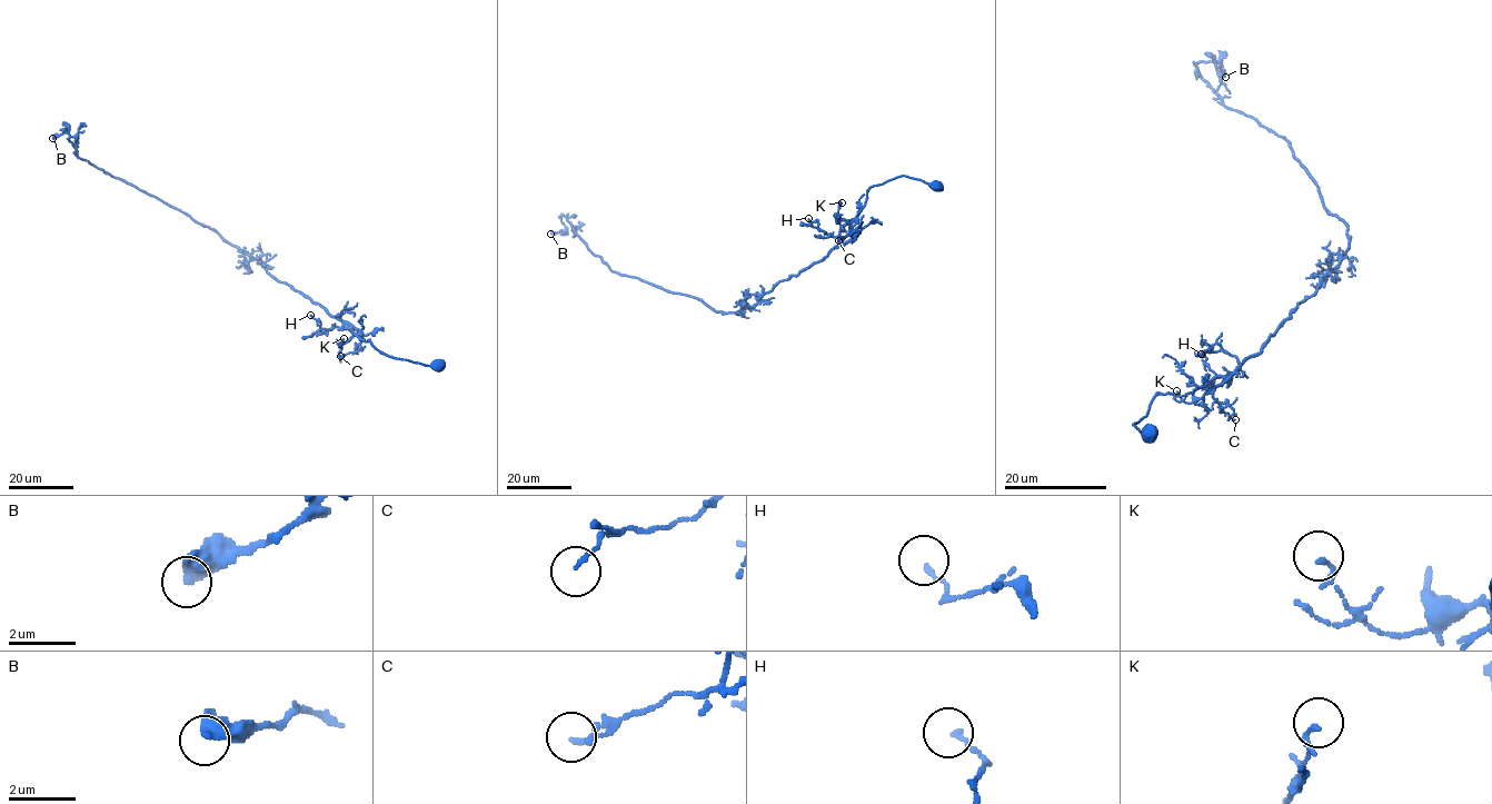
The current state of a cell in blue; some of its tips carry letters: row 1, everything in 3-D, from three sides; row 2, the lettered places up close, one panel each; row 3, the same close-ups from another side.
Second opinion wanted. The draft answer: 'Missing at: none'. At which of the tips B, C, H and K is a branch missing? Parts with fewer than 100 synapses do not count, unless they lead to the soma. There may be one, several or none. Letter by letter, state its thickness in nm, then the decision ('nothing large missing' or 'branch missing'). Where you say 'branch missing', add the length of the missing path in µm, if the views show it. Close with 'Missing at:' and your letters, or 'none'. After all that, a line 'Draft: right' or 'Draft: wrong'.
B: 400 nm thick; nothing large missing
C: 90 nm thick; nothing large missing
H: 130 nm thick; nothing large missing
K: 150 nm thick; nothing large missing
Missing at: none
Draft: right

